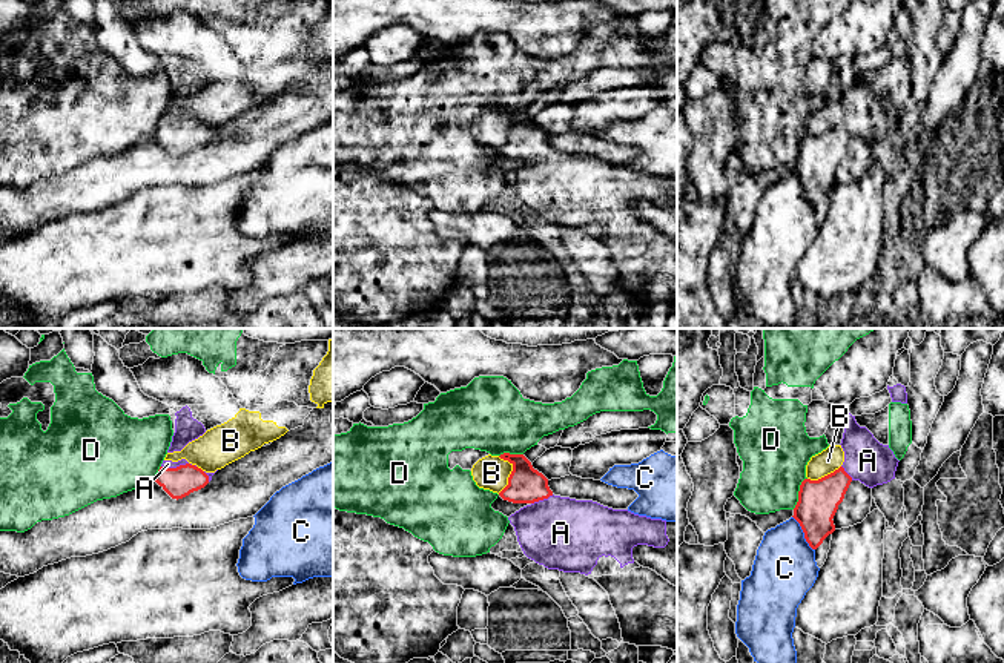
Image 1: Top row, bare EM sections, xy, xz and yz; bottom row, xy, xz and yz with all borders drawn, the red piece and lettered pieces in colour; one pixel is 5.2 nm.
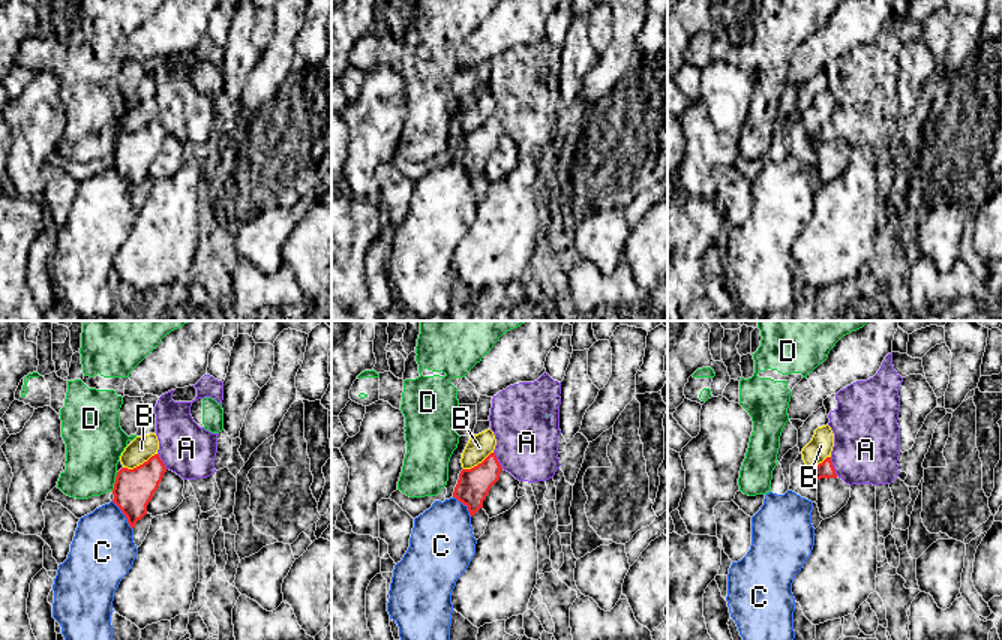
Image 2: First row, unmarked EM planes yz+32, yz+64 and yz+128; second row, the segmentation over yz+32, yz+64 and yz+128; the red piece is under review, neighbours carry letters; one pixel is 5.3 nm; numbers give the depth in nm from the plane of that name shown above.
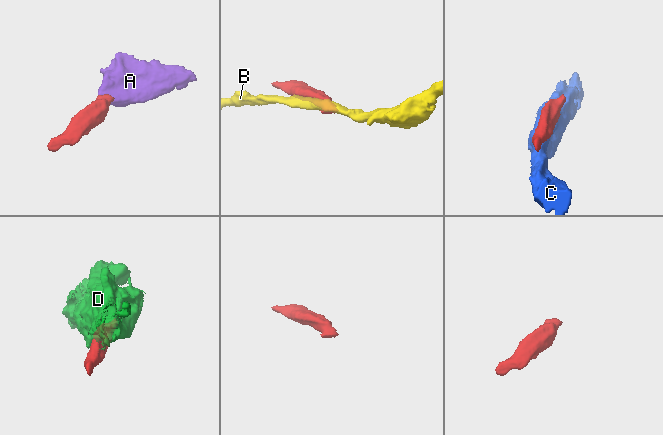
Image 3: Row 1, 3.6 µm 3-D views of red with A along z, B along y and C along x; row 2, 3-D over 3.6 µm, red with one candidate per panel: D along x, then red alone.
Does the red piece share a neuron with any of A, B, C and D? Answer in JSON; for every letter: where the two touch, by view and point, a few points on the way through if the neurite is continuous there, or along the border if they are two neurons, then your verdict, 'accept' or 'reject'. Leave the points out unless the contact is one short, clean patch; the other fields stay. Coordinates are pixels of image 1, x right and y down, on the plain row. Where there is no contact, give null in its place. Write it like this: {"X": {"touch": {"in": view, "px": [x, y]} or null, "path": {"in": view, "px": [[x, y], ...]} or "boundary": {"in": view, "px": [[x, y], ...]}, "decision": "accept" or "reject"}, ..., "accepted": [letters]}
{"A": {"touch": {"in": "xy", "px": [177, 123]}, "path": {"in": "xy", "px": [[178, 138], [177, 123], [168, 120]]}, "decision": "accept"}, "B": {"touch": {"in": "xz", "px": [511, 129]}, "decision": "reject"}, "C": {"touch": {"in": "yz", "px": [803, 188]}, "decision": "reject"}, "D": {"touch": {"in": "yz", "px": [799, 149]}, "decision": "reject"}, "accepted": ["A"]}

